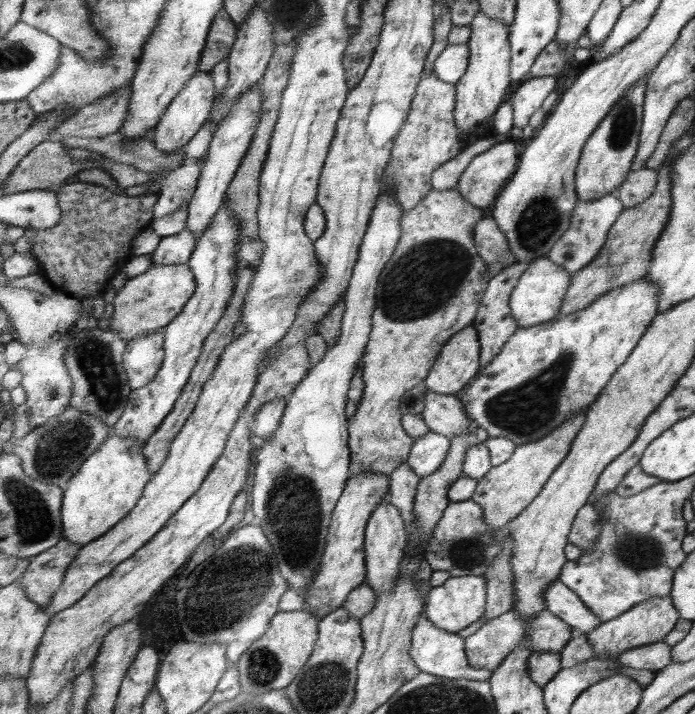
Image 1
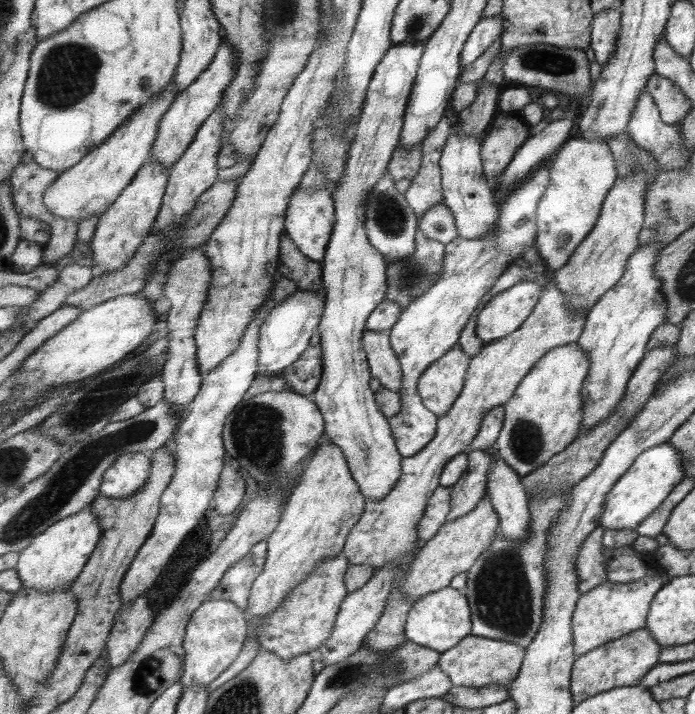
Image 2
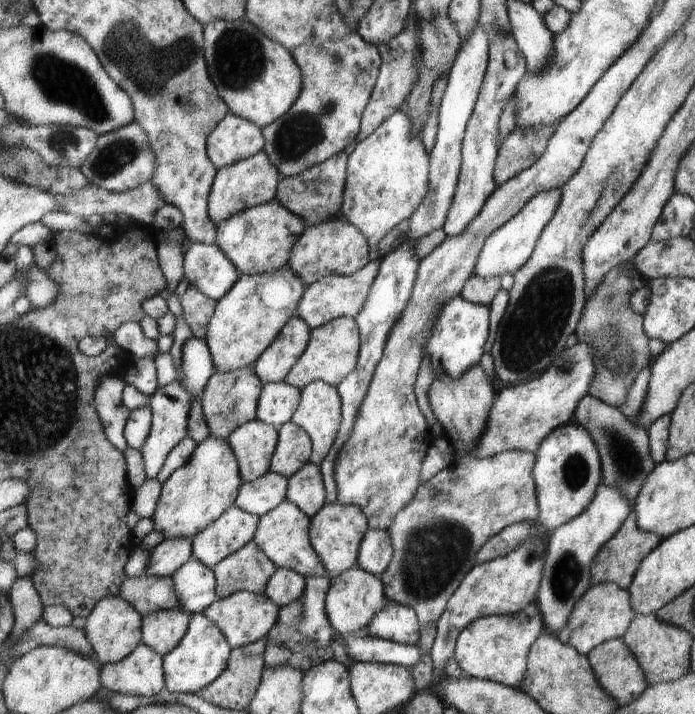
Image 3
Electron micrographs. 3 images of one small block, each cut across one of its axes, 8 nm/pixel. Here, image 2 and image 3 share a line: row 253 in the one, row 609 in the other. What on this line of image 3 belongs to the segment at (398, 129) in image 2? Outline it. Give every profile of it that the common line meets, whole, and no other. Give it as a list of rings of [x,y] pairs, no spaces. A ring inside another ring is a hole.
[[[359,566],[350,568],[343,574],[330,577],[330,579],[331,588],[326,599],[326,611],[333,628],[340,634],[367,630],[371,620],[385,608],[387,596],[384,581]]]

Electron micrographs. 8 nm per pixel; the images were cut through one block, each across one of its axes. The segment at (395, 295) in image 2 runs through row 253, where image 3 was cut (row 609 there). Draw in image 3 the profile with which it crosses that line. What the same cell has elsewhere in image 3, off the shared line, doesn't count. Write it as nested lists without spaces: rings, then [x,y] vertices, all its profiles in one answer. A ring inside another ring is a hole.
[[[520,450],[502,452],[499,456],[485,460],[471,456],[456,457],[451,466],[447,466],[437,476],[421,484],[415,498],[407,508],[396,515],[392,526],[389,527],[389,536],[394,548],[393,562],[380,579],[384,581],[387,600],[413,608],[419,617],[422,637],[418,645],[423,650],[423,656],[419,664],[412,669],[417,689],[427,688],[435,680],[431,647],[437,636],[439,620],[448,607],[449,599],[464,582],[465,576],[477,565],[475,558],[481,552],[481,548],[491,538],[513,524],[538,523],[540,504],[536,479],[533,478],[533,468],[536,468],[536,464],[537,455],[534,452]]]

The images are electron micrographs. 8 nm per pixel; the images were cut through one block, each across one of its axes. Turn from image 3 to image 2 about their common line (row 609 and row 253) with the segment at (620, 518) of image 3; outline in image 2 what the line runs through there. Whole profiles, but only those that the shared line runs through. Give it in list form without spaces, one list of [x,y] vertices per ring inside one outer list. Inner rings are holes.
[[[576,133],[572,135],[558,150],[551,164],[551,184],[544,193],[539,210],[537,210],[537,242],[536,249],[548,264],[550,272],[566,266],[571,260],[576,248],[589,236],[601,216],[604,202],[618,179],[616,158],[609,143],[601,140],[581,138]]]

